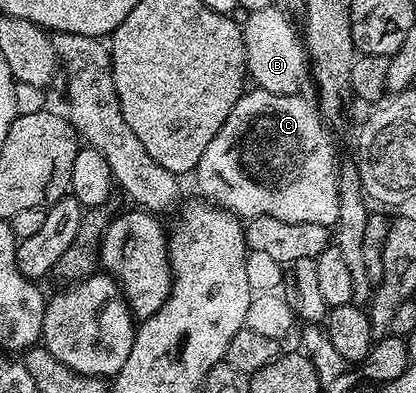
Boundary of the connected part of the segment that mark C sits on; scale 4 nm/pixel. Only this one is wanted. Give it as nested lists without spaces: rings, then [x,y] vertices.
[[[258,87],[239,97],[219,134],[215,134],[207,150],[203,150],[203,158],[199,158],[195,169],[197,188],[202,192],[198,193],[208,203],[233,213],[245,222],[257,216],[270,216],[280,218],[282,222],[315,222],[315,226],[328,229],[336,225],[341,201],[337,189],[339,159],[325,133],[326,121],[322,113],[315,107],[314,101],[312,104],[303,97],[301,94],[280,96]]]

